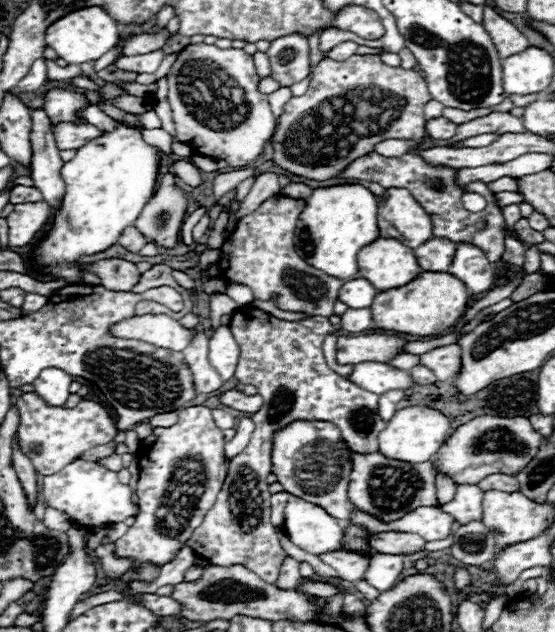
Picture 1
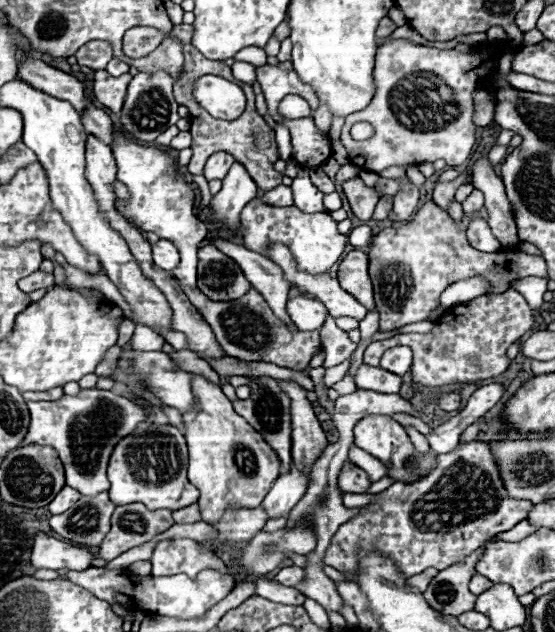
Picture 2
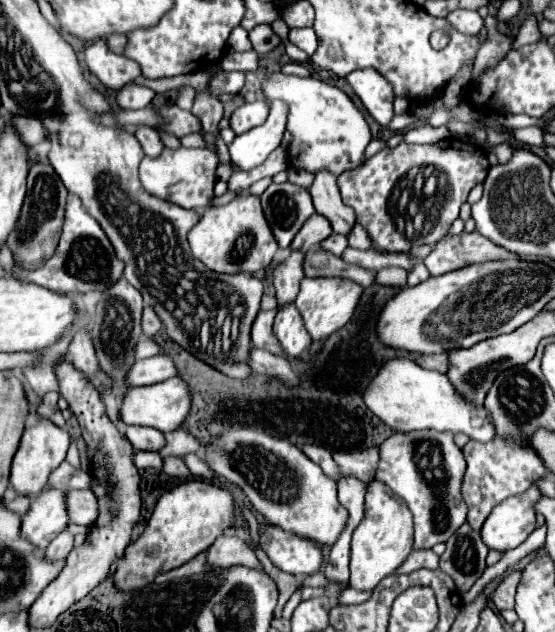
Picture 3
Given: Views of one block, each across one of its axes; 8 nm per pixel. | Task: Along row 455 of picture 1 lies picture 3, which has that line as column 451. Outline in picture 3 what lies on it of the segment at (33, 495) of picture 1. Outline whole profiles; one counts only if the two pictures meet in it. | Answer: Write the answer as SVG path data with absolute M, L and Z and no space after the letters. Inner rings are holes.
M456 10L456 12L450 12L450 16L446 18L462 34L480 34L480 30L484 28L484 20L480 18L478 12L472 12L472 10Z

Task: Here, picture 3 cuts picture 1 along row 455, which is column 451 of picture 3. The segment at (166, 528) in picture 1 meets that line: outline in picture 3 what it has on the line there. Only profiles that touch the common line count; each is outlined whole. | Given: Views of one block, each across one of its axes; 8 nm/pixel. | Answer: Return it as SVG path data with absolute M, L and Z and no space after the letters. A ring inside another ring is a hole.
M446 138L436 144L398 144L396 148L384 148L376 156L372 156L364 166L342 172L338 176L338 186L342 194L342 202L350 206L356 214L356 222L368 232L372 246L382 252L408 252L414 244L436 244L452 222L458 218L460 206L466 202L470 190L482 182L488 174L488 158L476 144L464 142L460 138ZM424 182L436 182L432 192L424 194Z

